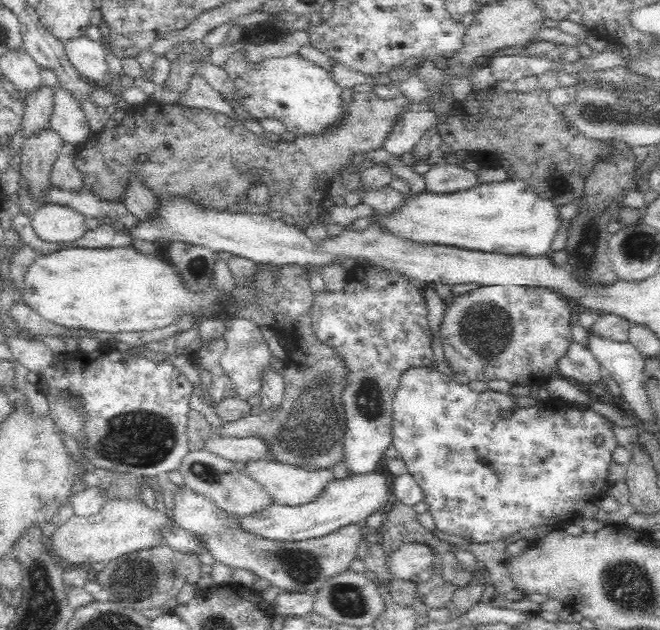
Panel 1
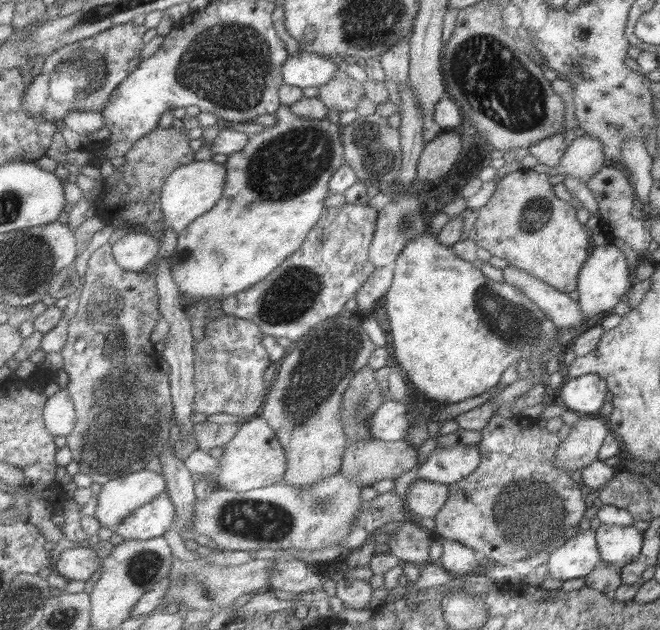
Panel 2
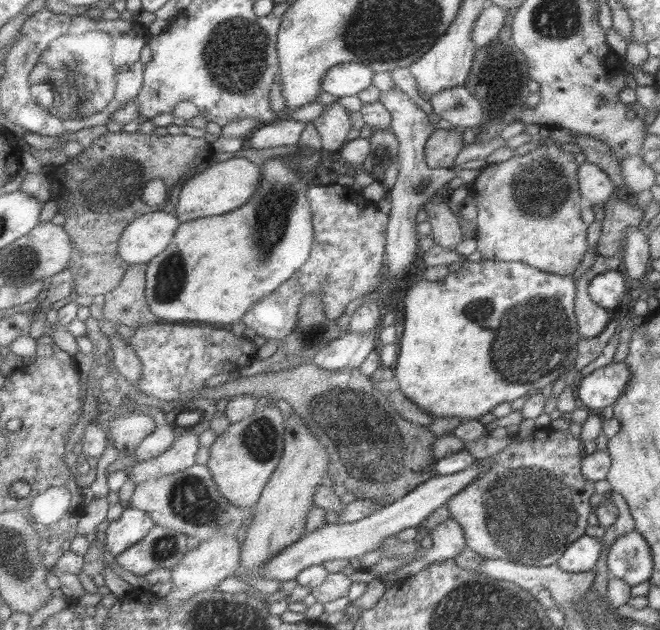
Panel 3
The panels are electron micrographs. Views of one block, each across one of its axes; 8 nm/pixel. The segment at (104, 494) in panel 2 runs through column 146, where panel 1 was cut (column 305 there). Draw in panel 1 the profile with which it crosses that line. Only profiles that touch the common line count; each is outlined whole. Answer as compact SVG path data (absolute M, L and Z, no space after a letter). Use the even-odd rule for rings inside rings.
M258 459L247 464L246 474L256 481L273 503L291 507L310 504L321 497L326 486L335 478L331 469L316 469L308 471L301 468L294 468L289 464L280 464L278 461L267 461Z

